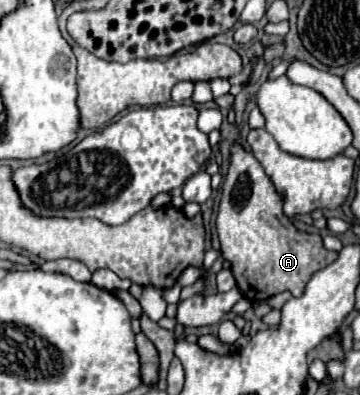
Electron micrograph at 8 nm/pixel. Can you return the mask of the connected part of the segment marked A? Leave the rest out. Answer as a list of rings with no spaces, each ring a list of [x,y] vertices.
[[[239,145],[231,149],[231,165],[217,211],[217,233],[221,255],[231,263],[231,273],[243,297],[251,301],[263,301],[283,291],[299,297],[303,295],[311,275],[337,259],[335,251],[327,251],[323,247],[321,235],[303,233],[289,221],[283,213],[283,199],[275,185],[259,161]]]

